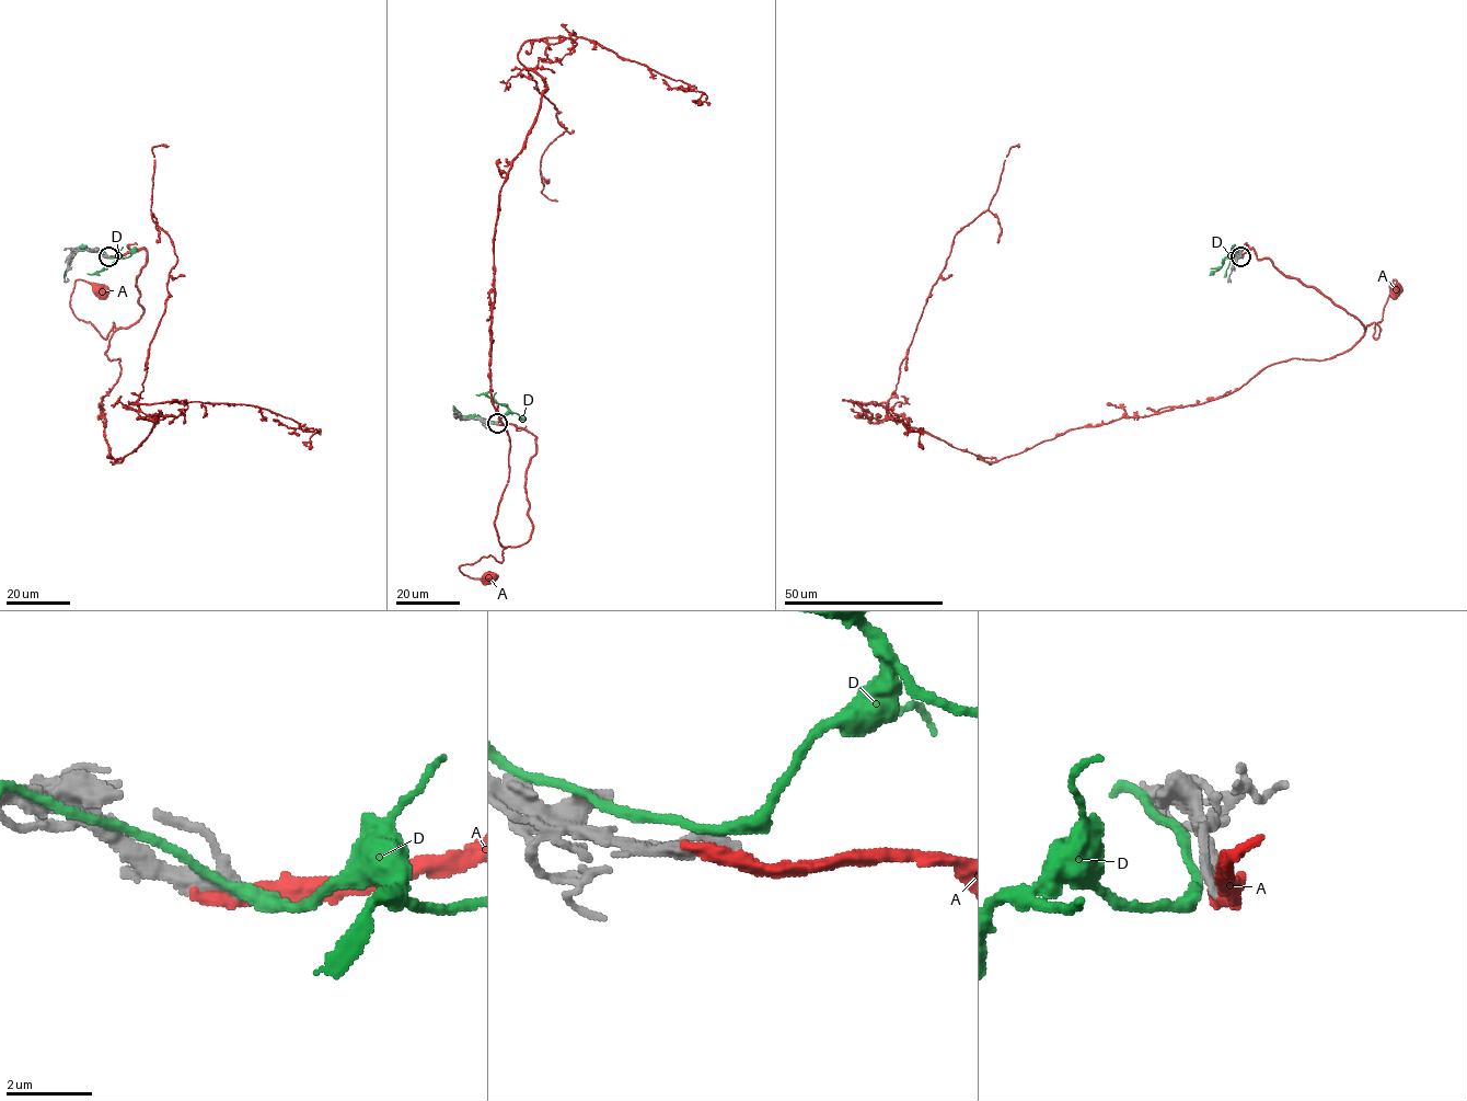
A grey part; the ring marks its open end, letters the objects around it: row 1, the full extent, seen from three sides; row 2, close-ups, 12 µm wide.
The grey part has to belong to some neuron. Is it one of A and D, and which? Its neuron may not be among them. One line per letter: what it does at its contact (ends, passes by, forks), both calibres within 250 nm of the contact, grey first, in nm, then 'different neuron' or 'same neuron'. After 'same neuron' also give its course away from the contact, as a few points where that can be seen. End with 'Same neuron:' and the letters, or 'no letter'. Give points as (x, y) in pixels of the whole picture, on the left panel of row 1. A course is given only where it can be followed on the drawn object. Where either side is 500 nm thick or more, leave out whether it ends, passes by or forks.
A: it ends | 340/420 nm | different neuron
D: it passes by | 300/240 nm | different neuron
Same neuron: no letter

